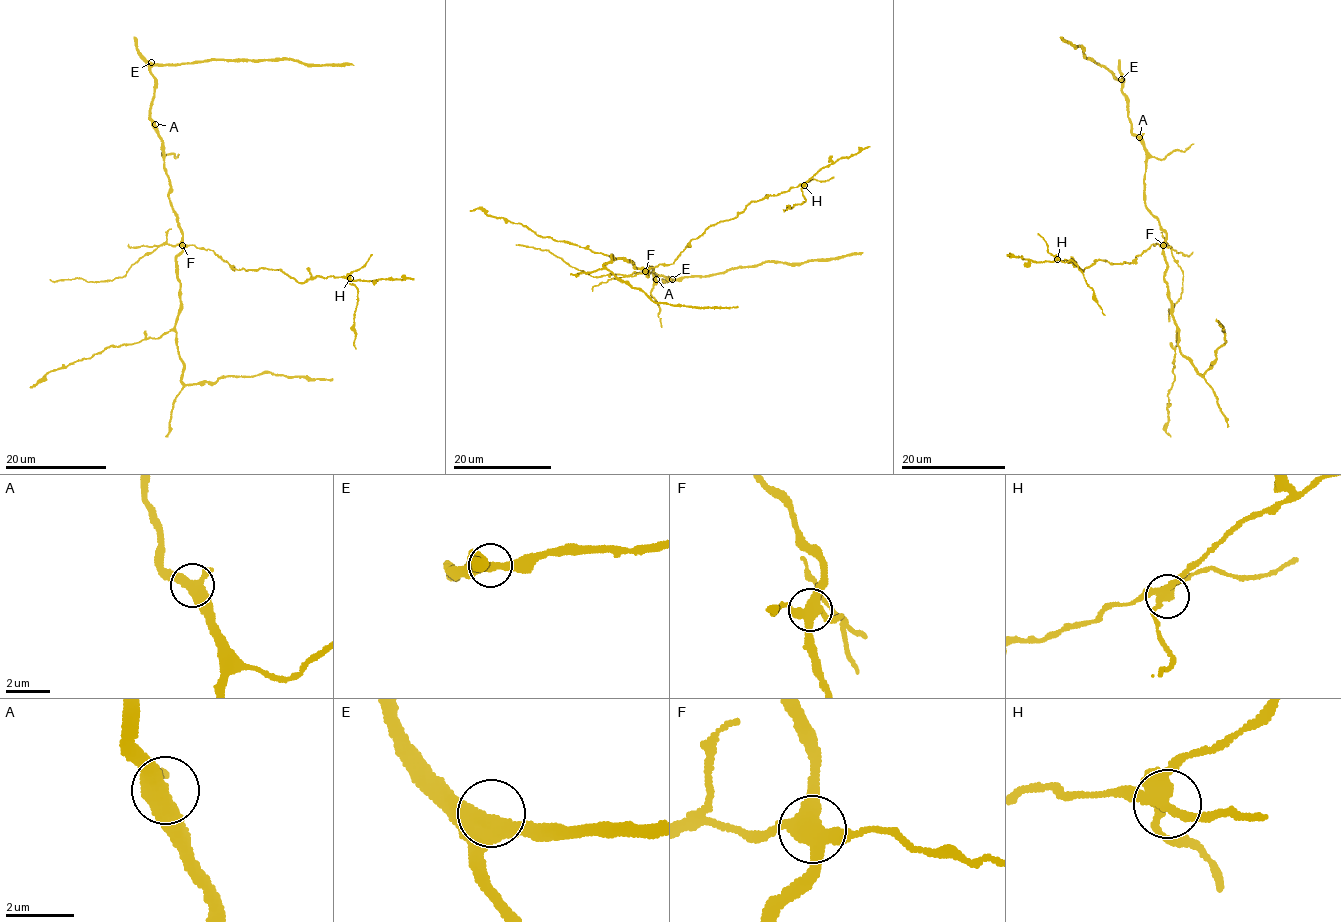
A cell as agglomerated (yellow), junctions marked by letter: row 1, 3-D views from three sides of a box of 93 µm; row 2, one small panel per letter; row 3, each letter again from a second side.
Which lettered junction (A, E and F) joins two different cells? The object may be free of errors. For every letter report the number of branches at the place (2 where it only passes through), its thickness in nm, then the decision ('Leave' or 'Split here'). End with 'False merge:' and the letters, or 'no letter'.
A: Branches: 3. Thickness 440 nm. Leave
E: Branches: 3. Thickness 420 nm. Leave
F: Branches: 4. Thickness 440 nm. Split here
False merge: F

